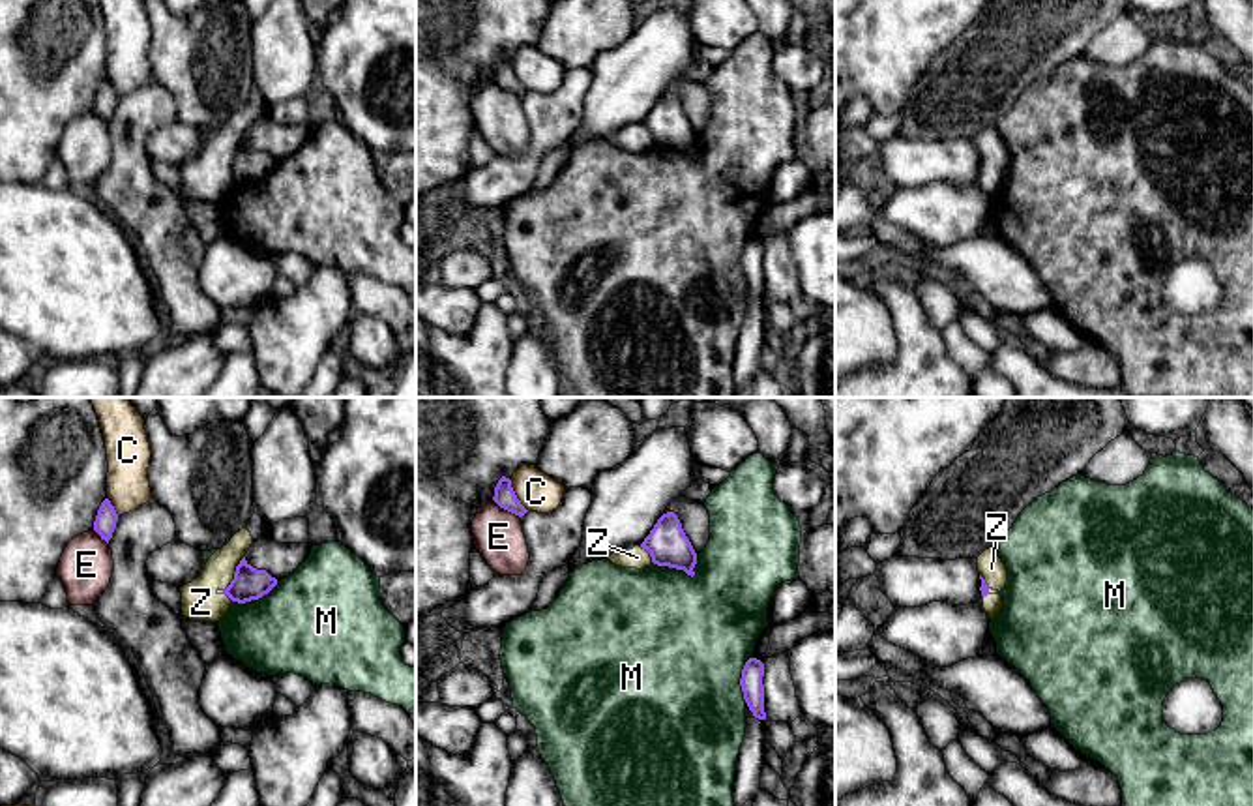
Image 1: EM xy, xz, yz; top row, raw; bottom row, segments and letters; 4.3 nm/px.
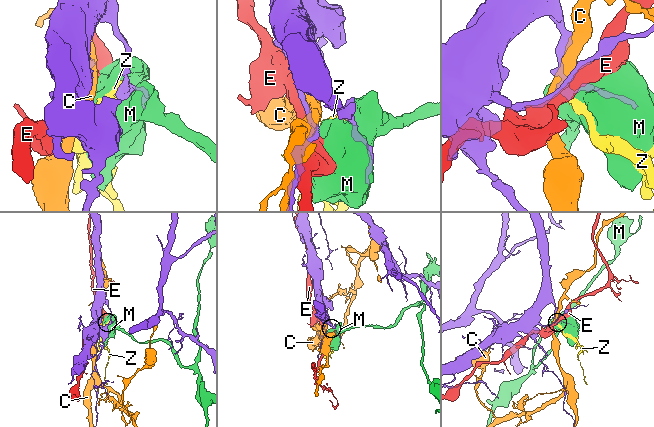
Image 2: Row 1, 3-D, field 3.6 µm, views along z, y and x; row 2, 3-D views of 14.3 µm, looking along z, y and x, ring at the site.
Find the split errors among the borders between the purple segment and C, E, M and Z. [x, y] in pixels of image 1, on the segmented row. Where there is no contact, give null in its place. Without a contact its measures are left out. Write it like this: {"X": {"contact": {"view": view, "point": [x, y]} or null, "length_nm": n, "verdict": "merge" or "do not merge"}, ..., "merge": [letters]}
{"C": {"contact": {"view": "xz", "point": [515, 495]}, "length_nm": 160, "verdict": "do not merge"}, "E": {"contact": {"view": "xz", "point": [506, 508]}, "length_nm": 150, "verdict": "do not merge"}, "M": {"contact": {"view": "xz", "point": [682, 568]}, "length_nm": 200, "verdict": "do not merge"}, "Z": {"contact": {"view": "xy", "point": [235, 572]}, "length_nm": 180, "verdict": "do not merge"}, "merge": []}

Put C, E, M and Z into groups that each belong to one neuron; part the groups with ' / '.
C / E / M / Z

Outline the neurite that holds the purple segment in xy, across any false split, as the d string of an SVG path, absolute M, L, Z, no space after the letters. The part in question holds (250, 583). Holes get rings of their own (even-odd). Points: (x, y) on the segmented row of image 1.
M245 557L240 560L234 572L234 579L225 589L225 594L238 604L258 600L277 585L266 570L253 568Z

